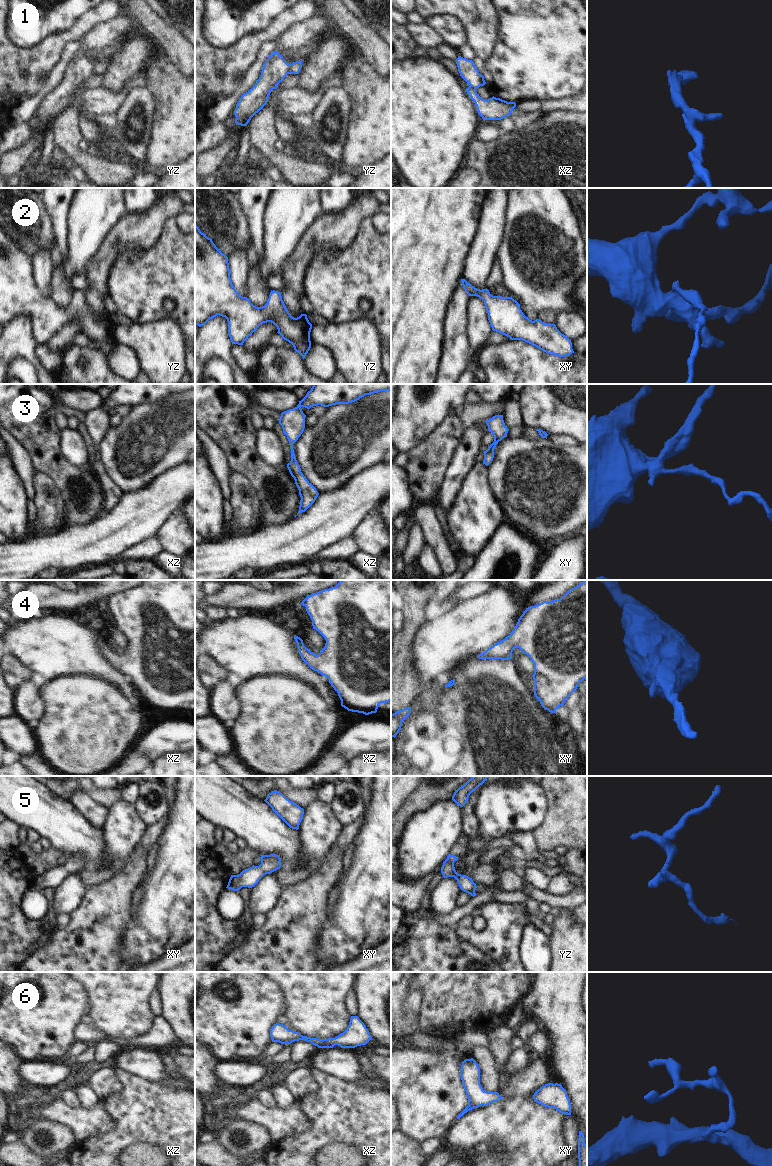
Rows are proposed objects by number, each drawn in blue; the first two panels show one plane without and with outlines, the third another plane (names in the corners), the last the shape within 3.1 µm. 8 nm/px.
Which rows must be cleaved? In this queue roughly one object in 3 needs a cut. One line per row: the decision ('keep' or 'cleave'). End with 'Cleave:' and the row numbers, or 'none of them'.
1: cleave
2: keep
3: keep
4: keep
5: keep
6: keep
Cleave: 1

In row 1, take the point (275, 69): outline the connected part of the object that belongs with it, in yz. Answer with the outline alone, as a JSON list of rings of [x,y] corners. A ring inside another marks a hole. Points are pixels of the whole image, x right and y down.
[[[277,51],[269,56],[255,85],[236,104],[236,124],[247,126],[251,118],[267,104],[271,91],[277,89],[277,85],[287,76],[289,66]]]

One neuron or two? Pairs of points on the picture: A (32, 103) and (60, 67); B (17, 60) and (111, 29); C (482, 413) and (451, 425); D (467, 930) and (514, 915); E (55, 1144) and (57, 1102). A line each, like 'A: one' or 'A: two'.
A: one
B: two
C: two
D: one
E: two

